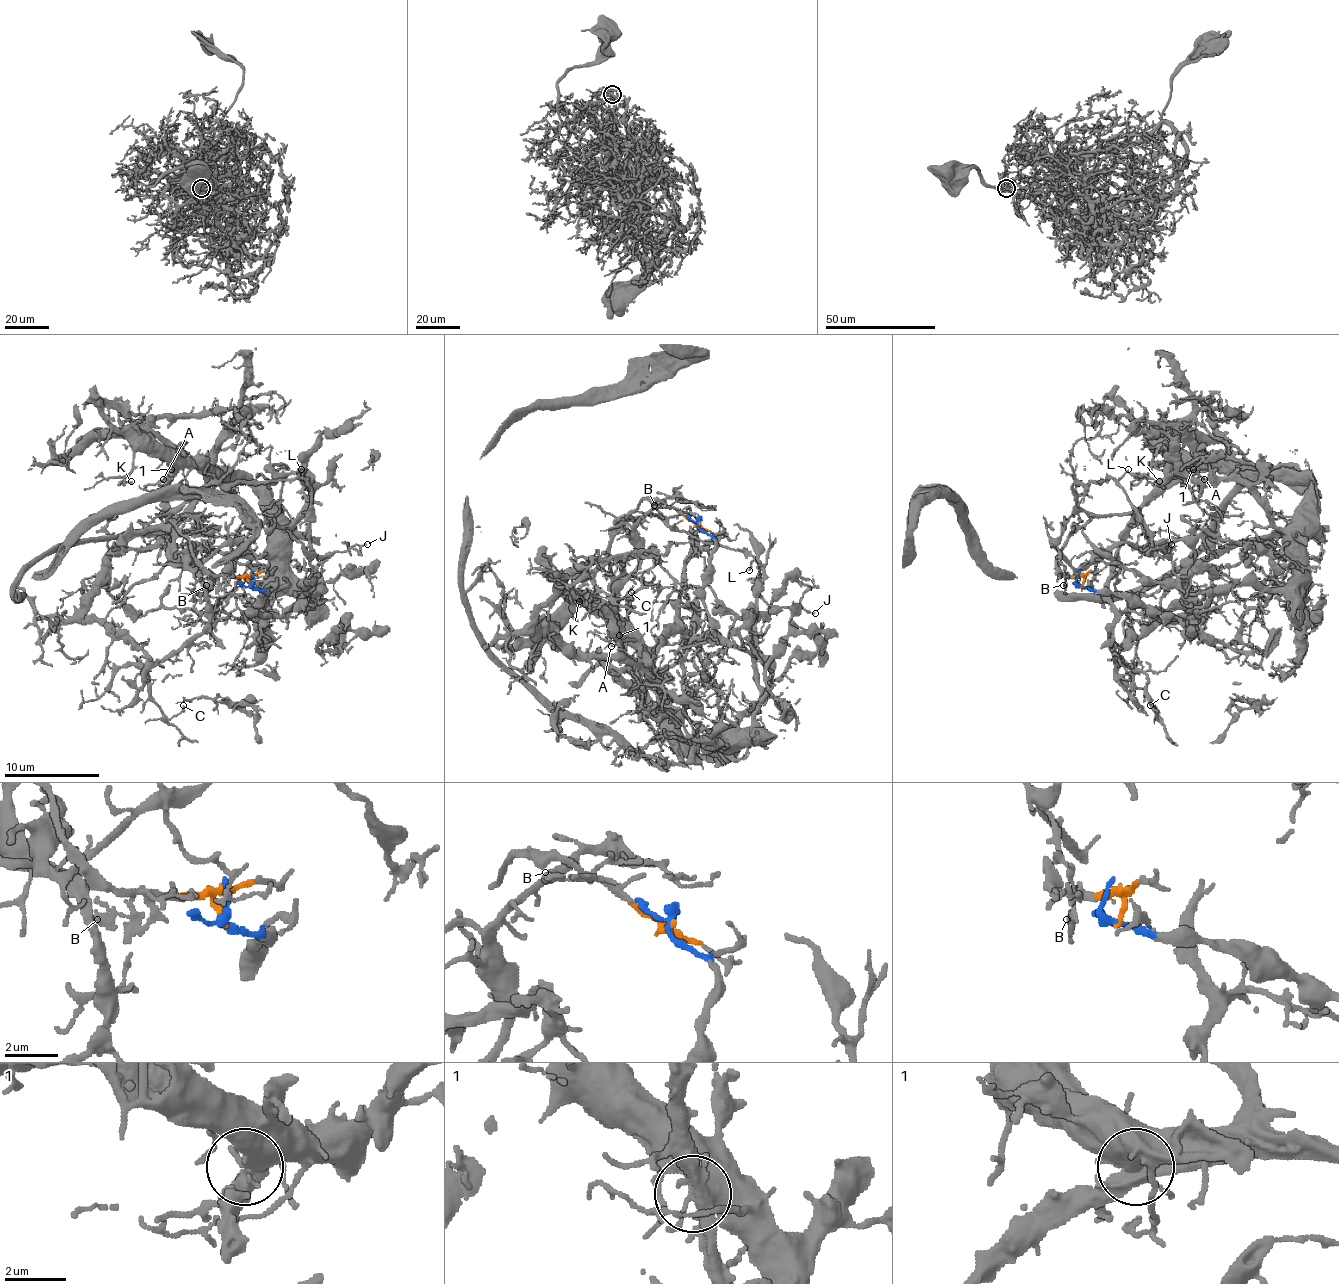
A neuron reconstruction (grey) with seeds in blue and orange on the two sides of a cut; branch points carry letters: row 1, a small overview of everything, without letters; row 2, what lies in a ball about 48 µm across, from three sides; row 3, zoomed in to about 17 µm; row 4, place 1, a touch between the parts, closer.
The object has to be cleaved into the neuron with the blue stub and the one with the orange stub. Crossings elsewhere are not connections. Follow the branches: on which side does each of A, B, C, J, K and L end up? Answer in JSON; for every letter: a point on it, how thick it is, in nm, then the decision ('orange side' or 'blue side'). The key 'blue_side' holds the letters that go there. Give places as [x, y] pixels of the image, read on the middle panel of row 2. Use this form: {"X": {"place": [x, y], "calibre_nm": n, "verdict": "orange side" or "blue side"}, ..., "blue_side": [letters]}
{"A": {"place": [611, 646], "calibre_nm": 110, "verdict": "blue side"}, "B": {"place": [654, 505], "calibre_nm": 240, "verdict": "orange side"}, "C": {"place": [631, 592], "calibre_nm": 180, "verdict": "orange side"}, "J": {"place": [815, 613], "calibre_nm": 150, "verdict": "orange side"}, "K": {"place": [579, 601], "calibre_nm": 100, "verdict": "blue side"}, "L": {"place": [749, 570], "calibre_nm": 130, "verdict": "orange side"}, "blue_side": ["A", "K"]}

